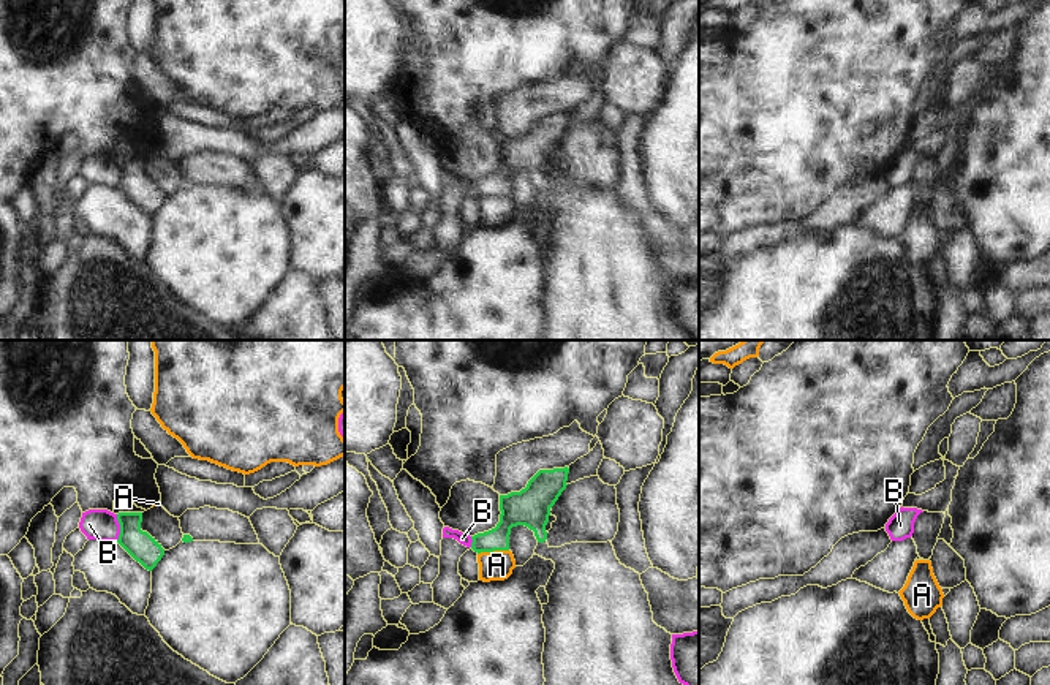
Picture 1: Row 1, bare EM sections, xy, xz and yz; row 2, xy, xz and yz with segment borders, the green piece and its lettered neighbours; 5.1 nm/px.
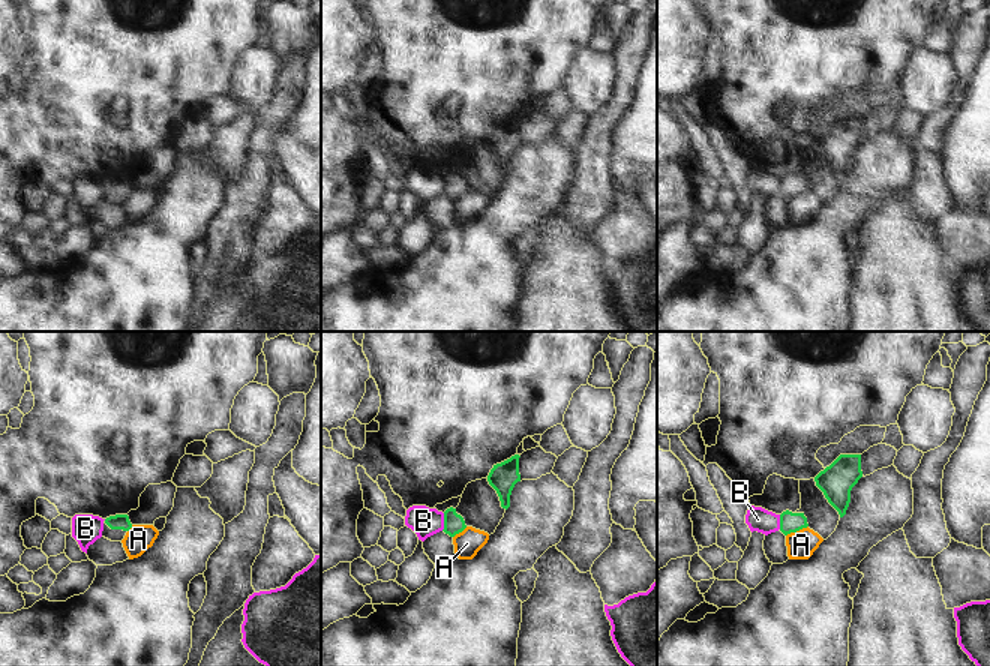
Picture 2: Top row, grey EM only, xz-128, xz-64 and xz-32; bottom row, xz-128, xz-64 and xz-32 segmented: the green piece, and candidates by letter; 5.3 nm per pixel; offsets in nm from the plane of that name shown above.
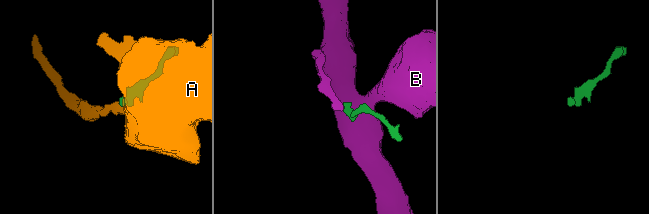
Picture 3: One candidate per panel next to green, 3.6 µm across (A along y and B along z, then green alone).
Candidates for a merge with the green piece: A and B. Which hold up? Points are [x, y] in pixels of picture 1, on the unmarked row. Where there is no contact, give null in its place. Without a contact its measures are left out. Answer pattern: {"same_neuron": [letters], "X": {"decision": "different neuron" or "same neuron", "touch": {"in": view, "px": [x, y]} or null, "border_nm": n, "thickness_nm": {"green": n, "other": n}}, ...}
{"same_neuron": [], "A": {"decision": "different neuron", "touch": {"in": "xz", "px": [492, 196]}, "border_nm": 160, "thickness_nm": {"green": 160, "other": 150}}, "B": {"decision": "different neuron", "touch": {"in": "xy", "px": [120, 173]}, "border_nm": 140, "thickness_nm": {"green": 150, "other": 160}}}

